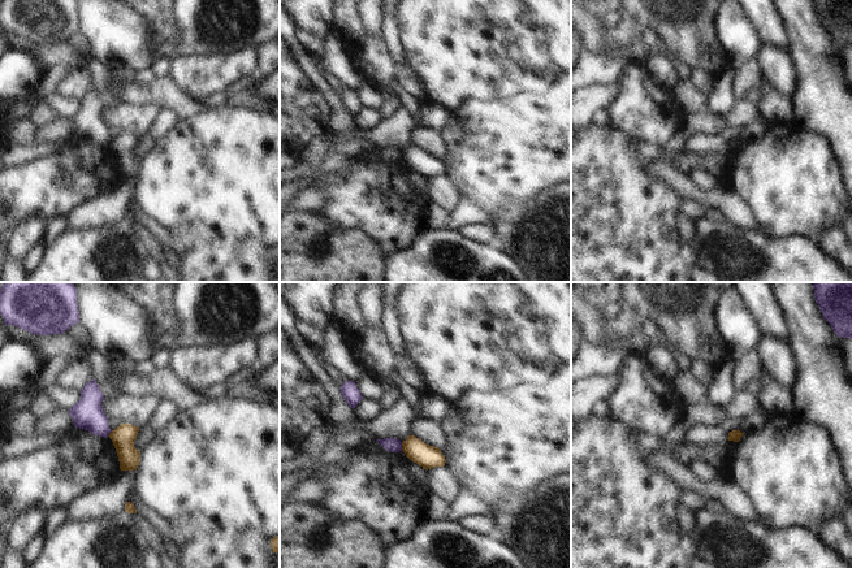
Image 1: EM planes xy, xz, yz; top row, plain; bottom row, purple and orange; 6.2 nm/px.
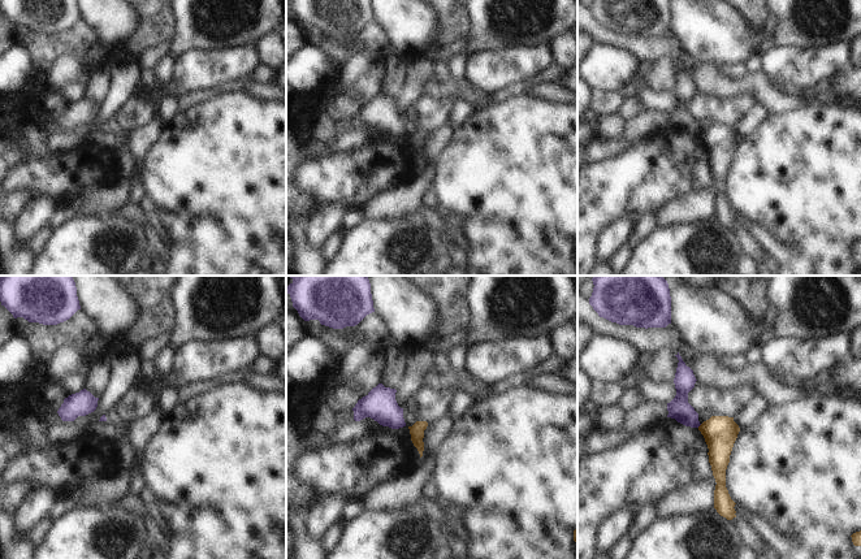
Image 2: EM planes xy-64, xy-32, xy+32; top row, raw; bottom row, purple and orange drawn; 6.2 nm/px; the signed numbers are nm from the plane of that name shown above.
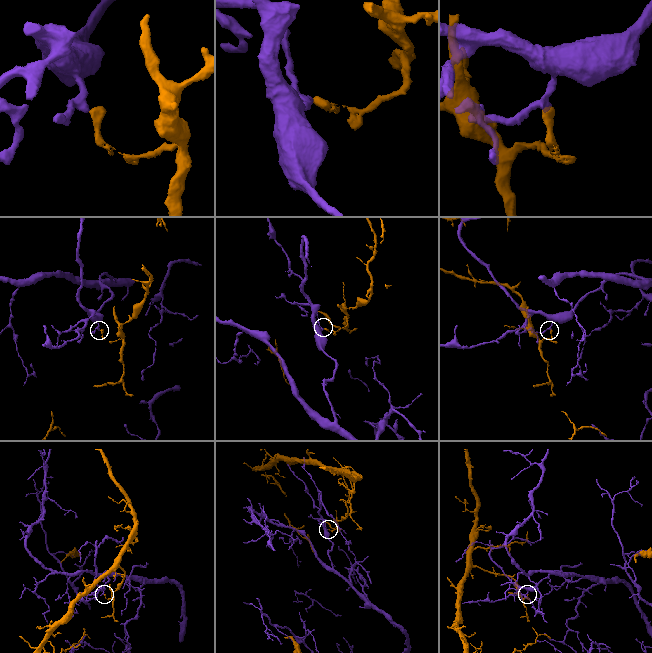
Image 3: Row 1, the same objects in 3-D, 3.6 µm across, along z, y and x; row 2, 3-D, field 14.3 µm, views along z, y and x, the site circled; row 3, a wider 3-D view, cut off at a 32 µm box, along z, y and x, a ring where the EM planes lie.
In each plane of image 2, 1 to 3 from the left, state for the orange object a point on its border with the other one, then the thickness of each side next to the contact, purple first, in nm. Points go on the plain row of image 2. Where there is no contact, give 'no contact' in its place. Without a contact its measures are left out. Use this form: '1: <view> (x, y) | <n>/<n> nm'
1: no contact
2: no contact
3: xy+32 (699, 134) | 140/200 nm

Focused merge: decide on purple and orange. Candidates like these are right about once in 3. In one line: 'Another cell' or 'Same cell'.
Another cell.

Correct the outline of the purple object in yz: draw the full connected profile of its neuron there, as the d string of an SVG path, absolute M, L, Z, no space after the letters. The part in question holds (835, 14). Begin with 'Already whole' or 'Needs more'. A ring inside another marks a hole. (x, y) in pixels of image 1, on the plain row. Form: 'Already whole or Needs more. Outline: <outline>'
Already whole. Outline: M814 0L814 8L835 43L852 47L852 0Z

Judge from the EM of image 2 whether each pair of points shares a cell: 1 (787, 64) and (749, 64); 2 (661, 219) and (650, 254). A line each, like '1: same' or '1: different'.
1: different
2: different

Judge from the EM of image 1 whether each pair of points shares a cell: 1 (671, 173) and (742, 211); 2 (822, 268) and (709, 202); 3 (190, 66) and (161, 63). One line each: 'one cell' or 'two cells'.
1: one cell
2: two cells
3: two cells

